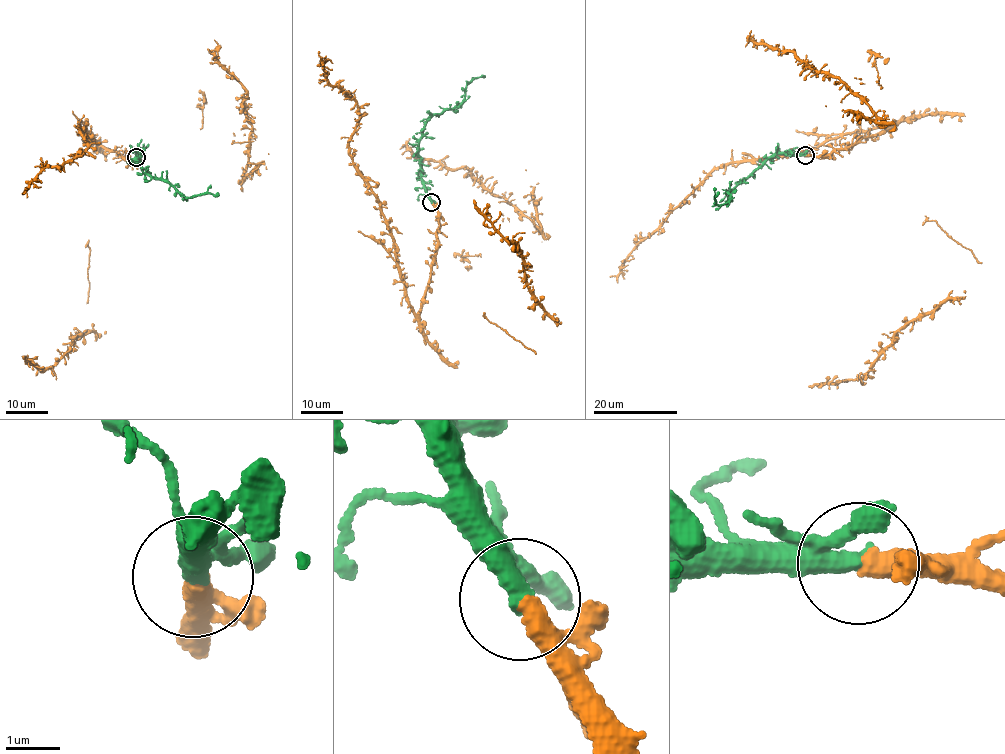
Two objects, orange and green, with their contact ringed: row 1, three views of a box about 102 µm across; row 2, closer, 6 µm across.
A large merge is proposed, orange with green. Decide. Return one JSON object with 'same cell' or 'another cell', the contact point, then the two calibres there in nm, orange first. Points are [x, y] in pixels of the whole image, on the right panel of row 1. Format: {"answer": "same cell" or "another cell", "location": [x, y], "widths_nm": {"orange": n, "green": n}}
{"answer": "same cell", "location": [805, 155], "widths_nm": {"orange": 400, "green": 280}}

